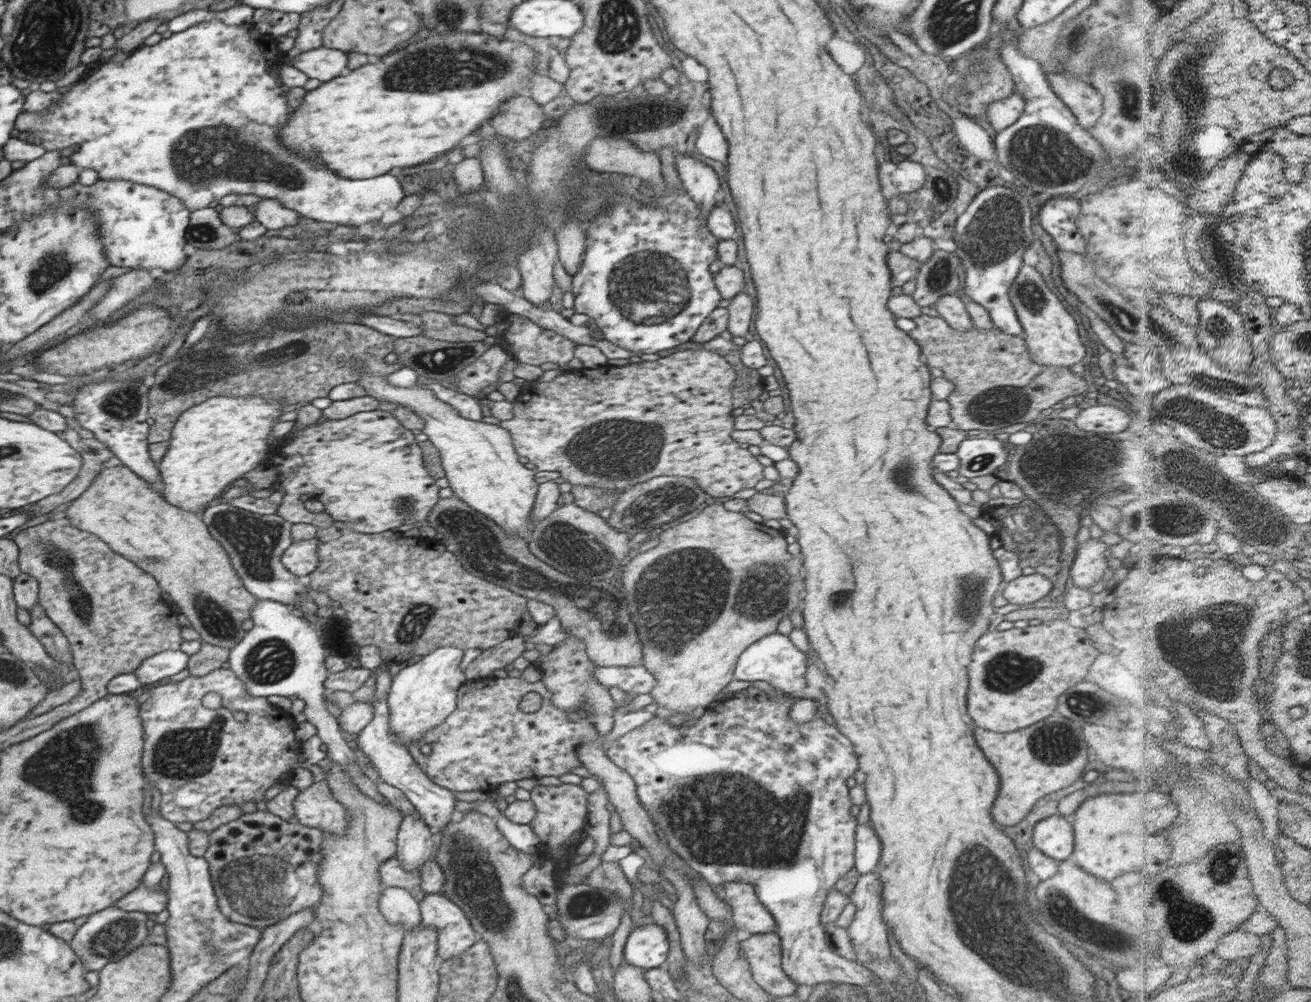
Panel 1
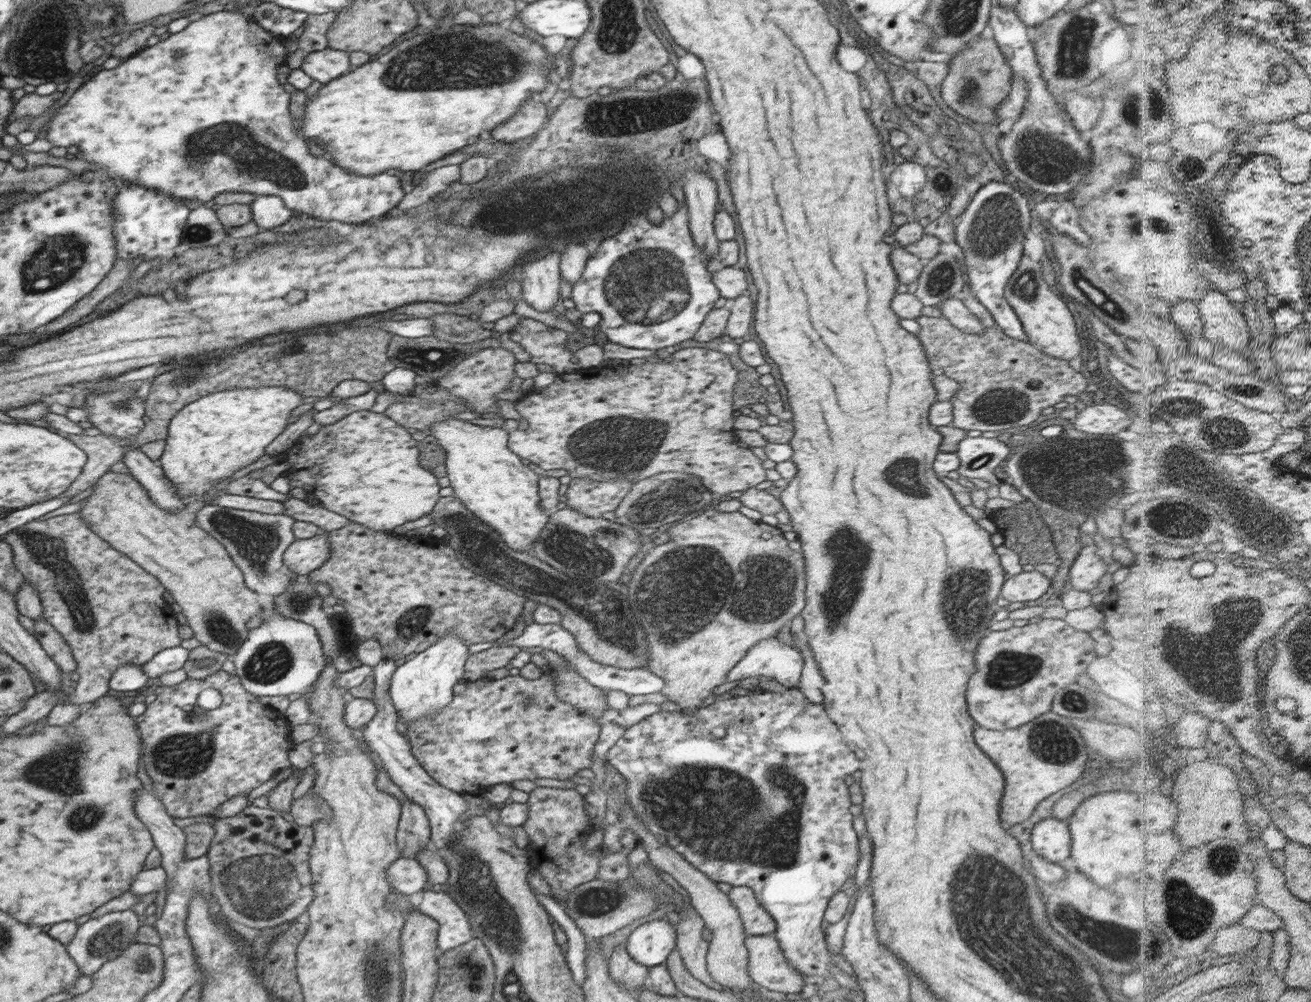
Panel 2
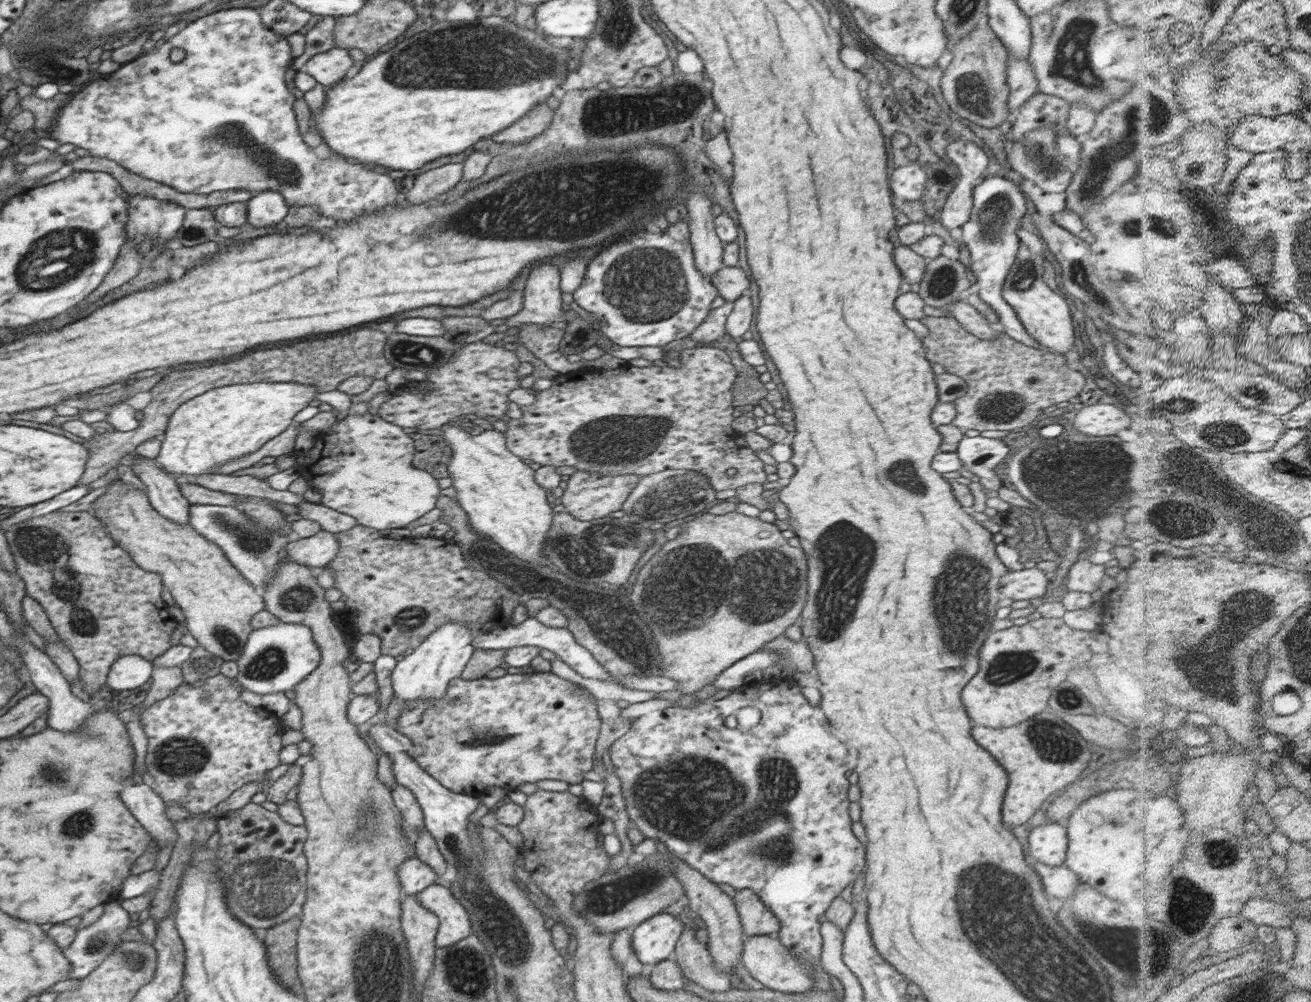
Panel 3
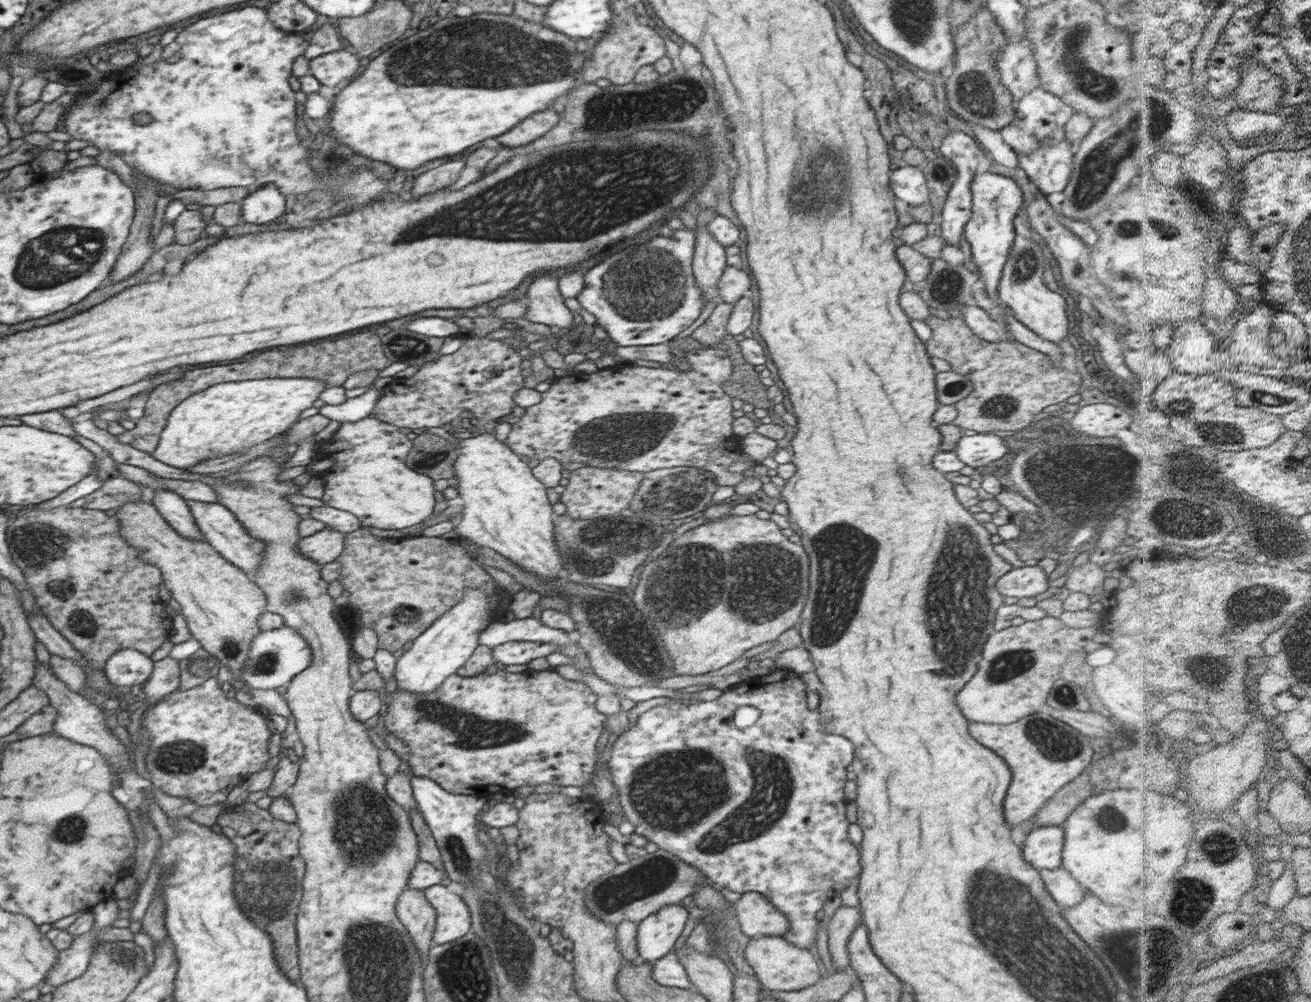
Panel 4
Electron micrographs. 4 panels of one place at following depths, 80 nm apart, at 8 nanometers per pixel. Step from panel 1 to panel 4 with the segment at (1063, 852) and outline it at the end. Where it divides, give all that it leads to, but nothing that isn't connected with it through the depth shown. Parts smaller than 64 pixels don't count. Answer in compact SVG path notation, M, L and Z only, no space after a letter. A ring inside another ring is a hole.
M1044 826L1019 837L1023 857L1034 868L1054 870L1061 866L1065 834L1062 826Z

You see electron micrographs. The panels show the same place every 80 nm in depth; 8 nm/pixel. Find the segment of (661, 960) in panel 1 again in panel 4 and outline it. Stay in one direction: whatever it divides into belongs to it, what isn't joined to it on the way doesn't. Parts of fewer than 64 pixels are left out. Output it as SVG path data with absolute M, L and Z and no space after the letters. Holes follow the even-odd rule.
M671 904L641 920L636 933L636 950L640 959L652 962L673 952L688 917L684 907Z

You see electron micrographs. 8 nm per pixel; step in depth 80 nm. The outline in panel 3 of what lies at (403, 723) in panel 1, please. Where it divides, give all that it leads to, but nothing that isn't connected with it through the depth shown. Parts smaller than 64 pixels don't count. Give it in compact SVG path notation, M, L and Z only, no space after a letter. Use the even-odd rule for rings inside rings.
M444 622L422 644L418 644L410 656L397 662L391 683L393 694L400 704L411 704L423 698L444 698L449 682L461 676L475 652L473 639L471 628L465 622Z

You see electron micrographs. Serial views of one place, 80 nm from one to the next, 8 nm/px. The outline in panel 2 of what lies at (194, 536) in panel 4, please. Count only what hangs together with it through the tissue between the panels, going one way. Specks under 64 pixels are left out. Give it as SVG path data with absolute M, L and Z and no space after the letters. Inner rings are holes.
M132 447L124 451L123 462L129 473L148 491L150 498L162 510L182 512L186 504L177 495L173 482L164 474L158 462L150 460L140 447Z

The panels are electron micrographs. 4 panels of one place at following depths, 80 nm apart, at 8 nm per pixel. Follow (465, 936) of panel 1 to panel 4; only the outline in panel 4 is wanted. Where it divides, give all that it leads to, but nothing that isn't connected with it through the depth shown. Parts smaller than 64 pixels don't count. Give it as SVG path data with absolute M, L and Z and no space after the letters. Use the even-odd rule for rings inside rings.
M440 884L425 888L423 893L436 913L432 946L458 940L471 931L471 914L462 897Z

